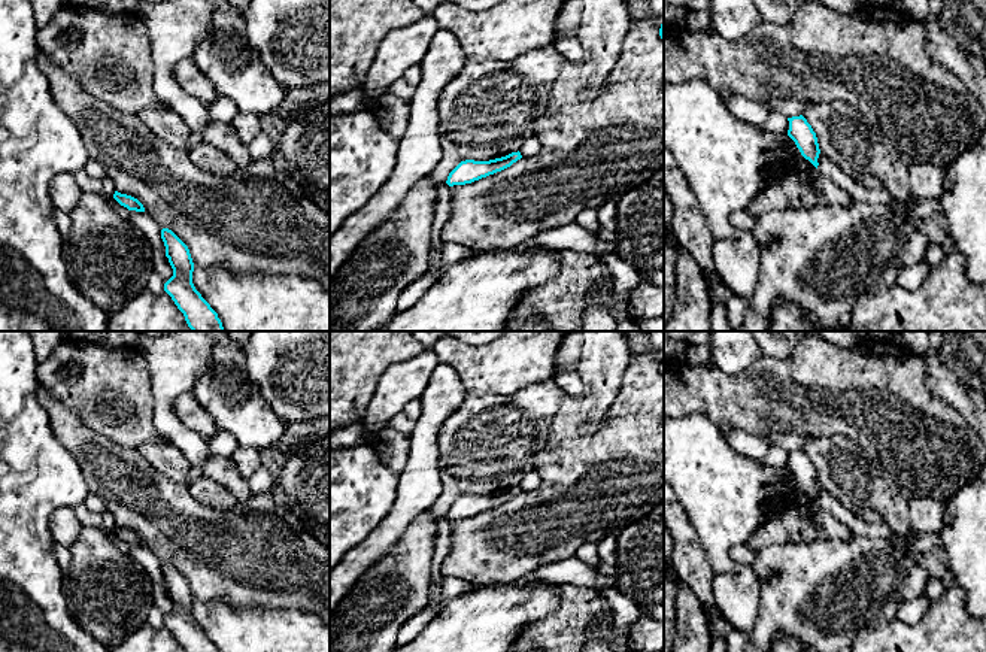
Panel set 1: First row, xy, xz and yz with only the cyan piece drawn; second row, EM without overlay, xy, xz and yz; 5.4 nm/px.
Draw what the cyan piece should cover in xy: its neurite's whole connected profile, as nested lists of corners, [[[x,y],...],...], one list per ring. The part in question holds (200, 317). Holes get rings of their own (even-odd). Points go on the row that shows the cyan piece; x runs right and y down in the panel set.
[[[169,228],[161,230],[166,257],[173,276],[164,283],[164,291],[183,313],[192,331],[224,331],[218,313],[201,297],[192,283],[194,263],[188,246]]]

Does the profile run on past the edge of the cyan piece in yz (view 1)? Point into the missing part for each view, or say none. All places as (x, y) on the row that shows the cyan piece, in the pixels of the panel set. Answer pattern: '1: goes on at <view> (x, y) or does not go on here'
1: does not go on here

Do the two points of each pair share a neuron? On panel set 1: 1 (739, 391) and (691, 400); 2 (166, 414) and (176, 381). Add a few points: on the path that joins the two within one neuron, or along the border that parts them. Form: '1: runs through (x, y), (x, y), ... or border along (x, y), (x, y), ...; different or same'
1: runs through (727, 394), (703, 394); same
2: runs through (166, 406), (166, 391), (169, 388); same

